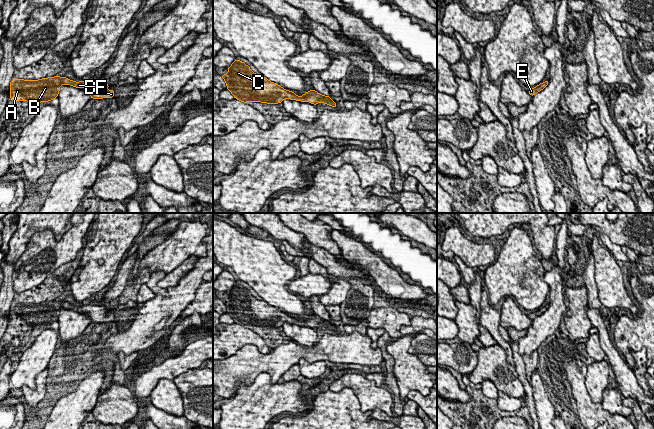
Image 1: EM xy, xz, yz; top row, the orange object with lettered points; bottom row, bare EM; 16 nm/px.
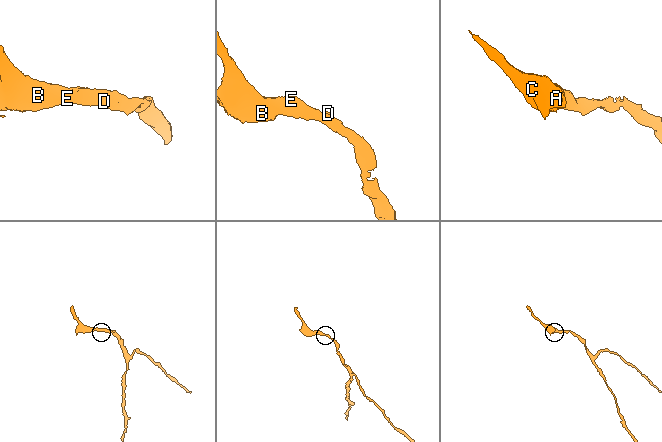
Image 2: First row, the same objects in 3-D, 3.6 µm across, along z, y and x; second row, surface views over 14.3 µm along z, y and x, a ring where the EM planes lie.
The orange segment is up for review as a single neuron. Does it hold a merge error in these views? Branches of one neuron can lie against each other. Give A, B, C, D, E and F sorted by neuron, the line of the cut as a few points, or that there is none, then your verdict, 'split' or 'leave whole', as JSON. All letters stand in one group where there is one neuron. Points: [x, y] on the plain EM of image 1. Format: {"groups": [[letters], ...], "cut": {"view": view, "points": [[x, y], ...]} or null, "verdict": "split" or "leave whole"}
{"groups": [["A", "B", "C", "D", "E", "F"]], "cut": null, "verdict": "leave whole"}

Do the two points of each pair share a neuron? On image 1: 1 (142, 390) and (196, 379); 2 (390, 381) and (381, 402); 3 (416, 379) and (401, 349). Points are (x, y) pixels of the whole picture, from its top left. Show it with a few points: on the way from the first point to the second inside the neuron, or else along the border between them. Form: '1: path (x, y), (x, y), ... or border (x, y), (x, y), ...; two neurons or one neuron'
1: border (194, 368), (189, 368), (172, 379); two neurons
2: border (389, 391), (392, 397), (392, 406); two neurons
3: path (410, 372), (401, 356); one neuron

